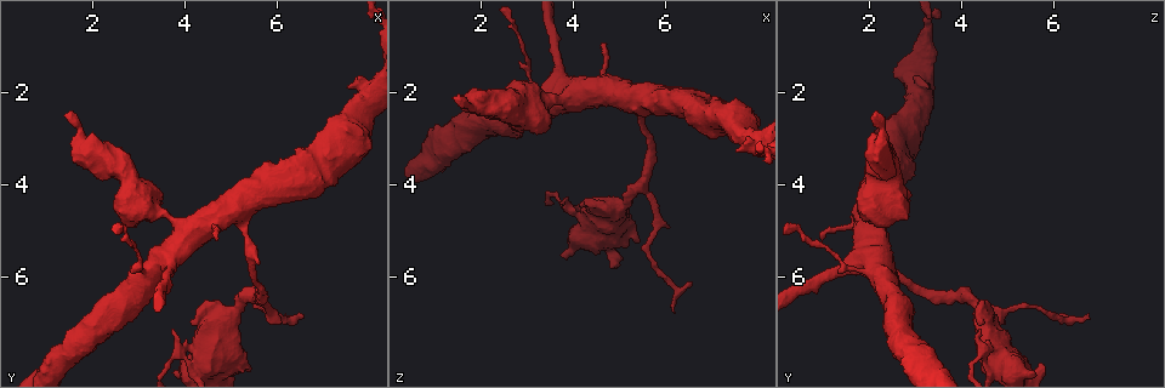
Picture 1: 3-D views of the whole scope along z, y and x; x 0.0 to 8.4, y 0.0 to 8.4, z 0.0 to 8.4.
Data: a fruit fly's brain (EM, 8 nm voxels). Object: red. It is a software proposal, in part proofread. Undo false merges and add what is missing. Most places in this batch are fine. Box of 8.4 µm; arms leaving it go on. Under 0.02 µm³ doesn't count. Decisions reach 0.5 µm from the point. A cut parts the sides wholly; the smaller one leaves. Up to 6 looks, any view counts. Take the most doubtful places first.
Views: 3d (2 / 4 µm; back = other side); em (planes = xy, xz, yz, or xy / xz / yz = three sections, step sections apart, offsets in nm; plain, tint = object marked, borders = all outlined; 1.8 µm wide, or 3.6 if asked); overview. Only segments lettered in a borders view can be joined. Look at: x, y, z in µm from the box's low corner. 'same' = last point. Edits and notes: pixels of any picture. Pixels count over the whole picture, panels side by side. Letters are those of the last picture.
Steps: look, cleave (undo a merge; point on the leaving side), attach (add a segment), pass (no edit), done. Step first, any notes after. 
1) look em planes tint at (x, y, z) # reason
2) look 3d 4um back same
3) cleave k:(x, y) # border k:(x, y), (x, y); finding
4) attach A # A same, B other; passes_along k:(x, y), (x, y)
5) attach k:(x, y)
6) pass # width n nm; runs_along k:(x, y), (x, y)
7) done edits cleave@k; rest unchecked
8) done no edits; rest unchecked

look 3d 2um at (6.15, 6.85, 6.75) # end of a long branch

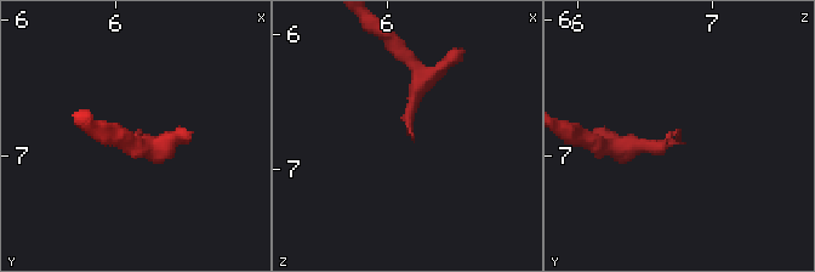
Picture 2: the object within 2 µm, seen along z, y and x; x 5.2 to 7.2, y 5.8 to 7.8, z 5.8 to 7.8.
look em planes tint at (6.20, 6.84, 6.74) # need the tissue

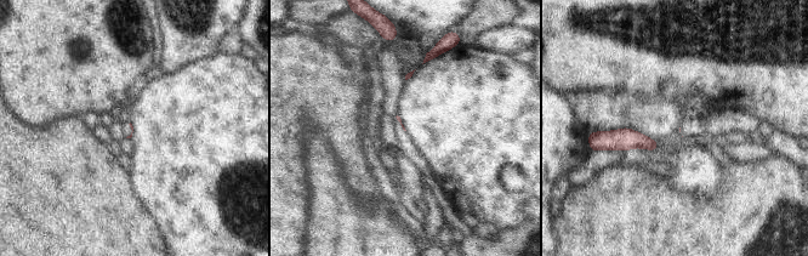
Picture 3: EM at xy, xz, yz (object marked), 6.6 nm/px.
look em planes borders same # what lies round it

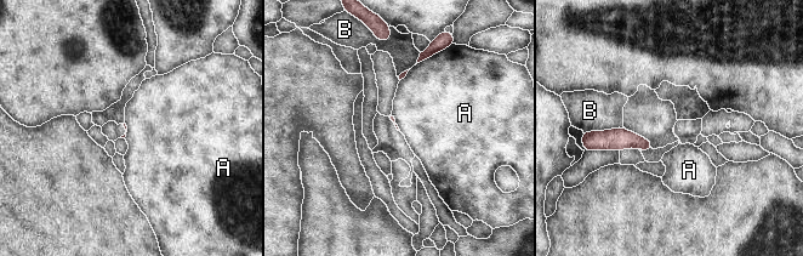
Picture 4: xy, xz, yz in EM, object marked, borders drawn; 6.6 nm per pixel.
pass # A other, B other; border 4:(625, 128), (647, 138), (653, 148); none of them fits

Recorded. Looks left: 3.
look em xz step 4 tint at (4.95, 7.90, 5.70) # thick end

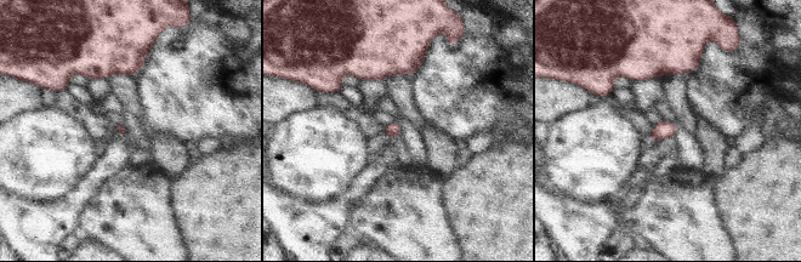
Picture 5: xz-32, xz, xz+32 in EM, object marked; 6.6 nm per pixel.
look em planes borders same # another direction

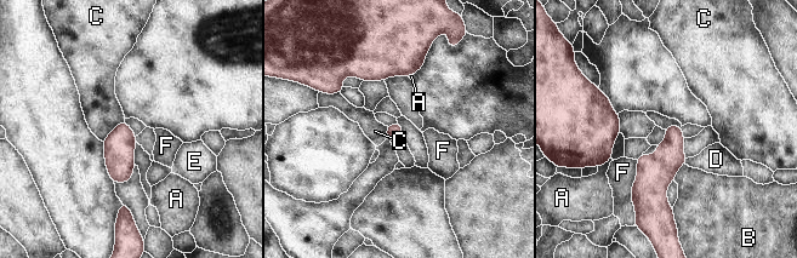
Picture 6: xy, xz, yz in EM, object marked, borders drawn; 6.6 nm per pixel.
attach D # A other, B other, C other, D same, E other, F other; it goes on there

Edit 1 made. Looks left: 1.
done edits attach@6; rest unchecked

